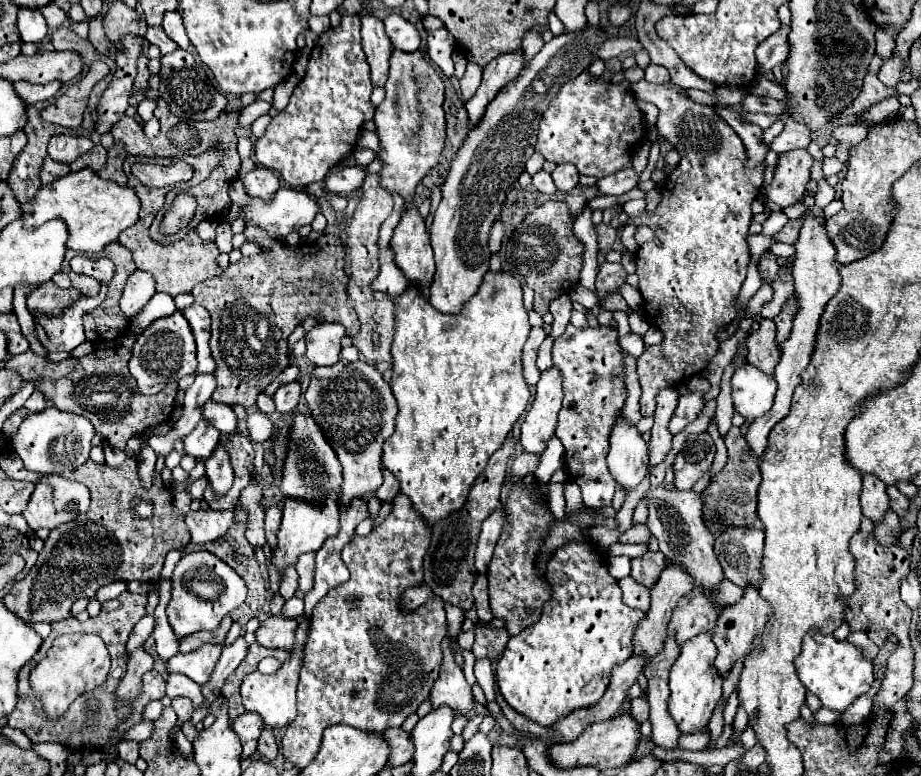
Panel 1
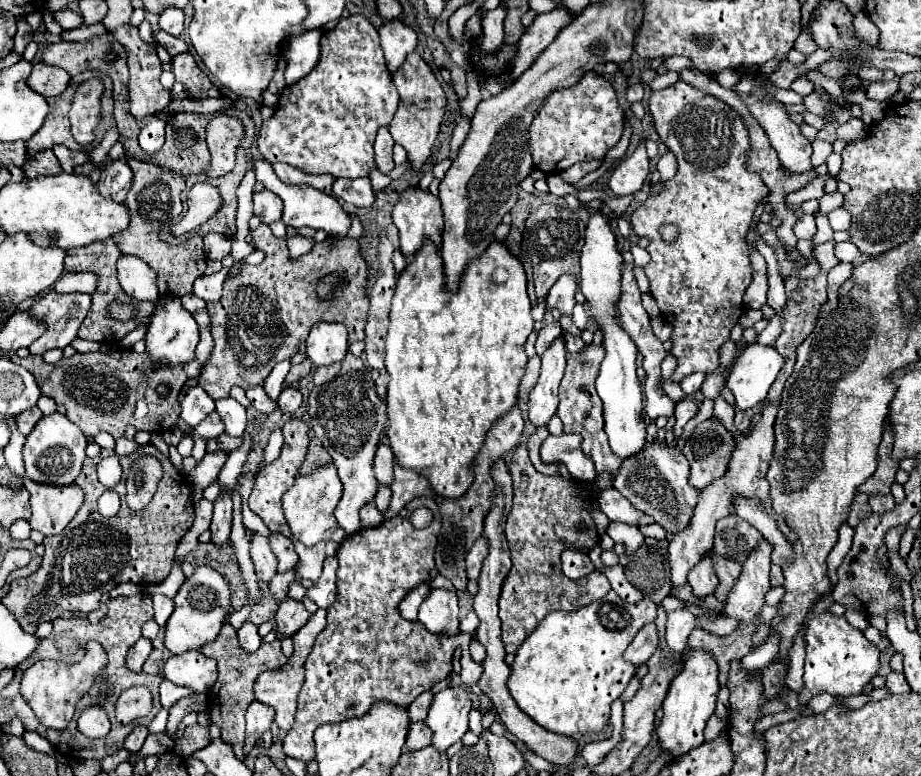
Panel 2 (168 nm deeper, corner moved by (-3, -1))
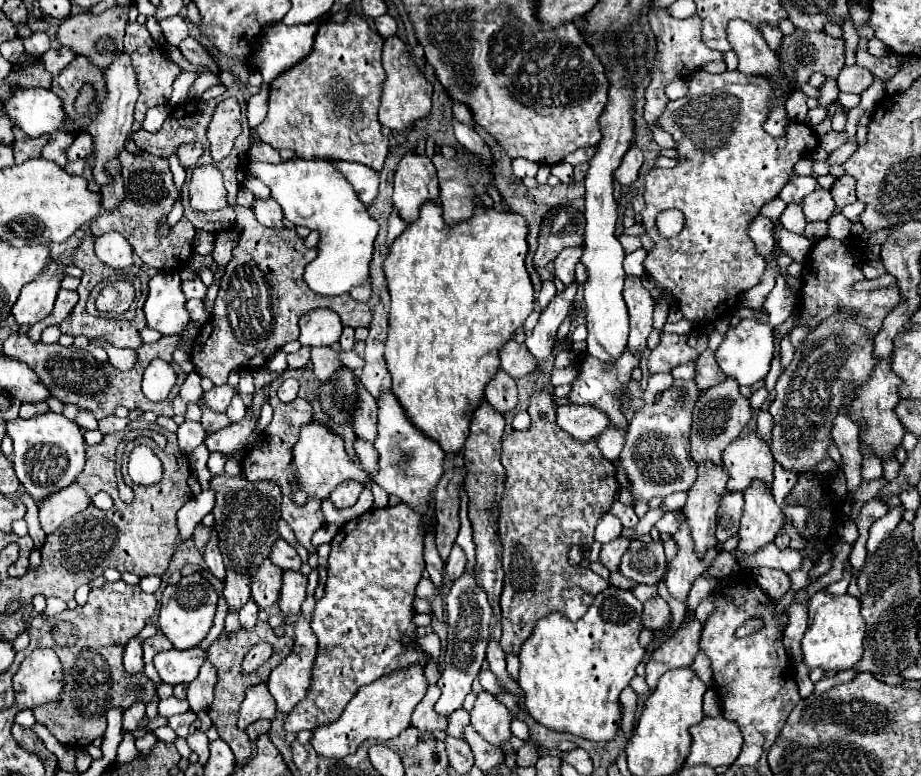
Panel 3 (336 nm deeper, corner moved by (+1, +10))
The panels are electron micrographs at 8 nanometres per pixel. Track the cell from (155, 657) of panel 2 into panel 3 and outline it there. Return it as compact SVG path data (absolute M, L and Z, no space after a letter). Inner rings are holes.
M158 632L156 636L146 638L146 640L142 642L144 660L152 660L154 654L158 654L158 652L162 652L162 650L170 650L170 648L172 648L172 644L170 644L170 640L168 640L162 632Z

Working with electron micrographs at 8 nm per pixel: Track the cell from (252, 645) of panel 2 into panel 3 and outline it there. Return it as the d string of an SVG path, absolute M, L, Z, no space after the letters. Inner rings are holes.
M250 598L240 610L238 610L238 618L240 618L240 624L242 628L252 628L256 622L258 622L258 604Z

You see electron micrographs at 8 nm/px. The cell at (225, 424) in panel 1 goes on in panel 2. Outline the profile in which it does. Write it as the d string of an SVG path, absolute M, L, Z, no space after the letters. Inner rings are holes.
M230 397L218 399L216 401L216 413L220 415L228 435L242 435L244 433L244 429L246 429L246 409L238 401L234 401Z

